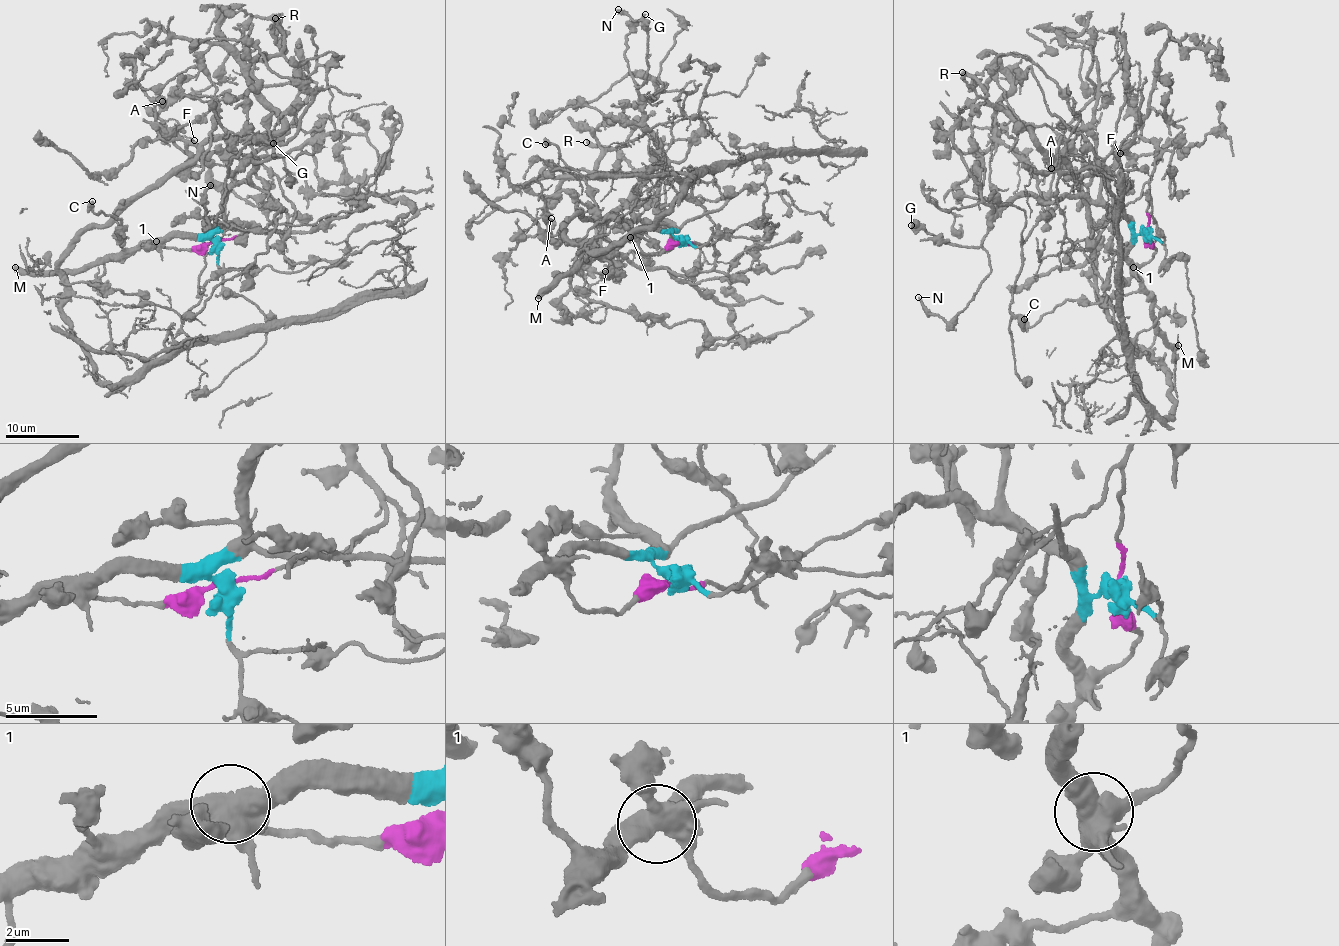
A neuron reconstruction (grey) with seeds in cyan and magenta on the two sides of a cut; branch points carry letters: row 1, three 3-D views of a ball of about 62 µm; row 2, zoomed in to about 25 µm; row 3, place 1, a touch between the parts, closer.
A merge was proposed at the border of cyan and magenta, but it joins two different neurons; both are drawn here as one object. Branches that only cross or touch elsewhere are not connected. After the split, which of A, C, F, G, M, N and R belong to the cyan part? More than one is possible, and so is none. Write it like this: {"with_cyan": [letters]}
{"with_cyan": ["C", "G", "M", "N"]}

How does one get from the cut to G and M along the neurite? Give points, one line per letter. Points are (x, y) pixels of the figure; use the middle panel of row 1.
G: (679, 243), (672, 221), (659, 214), (657, 189), (664, 159), (648, 130), (626, 49), (631, 25), (645, 14)
M: (679, 243), (671, 233), (646, 227), (602, 257), (585, 260), (539, 299)

